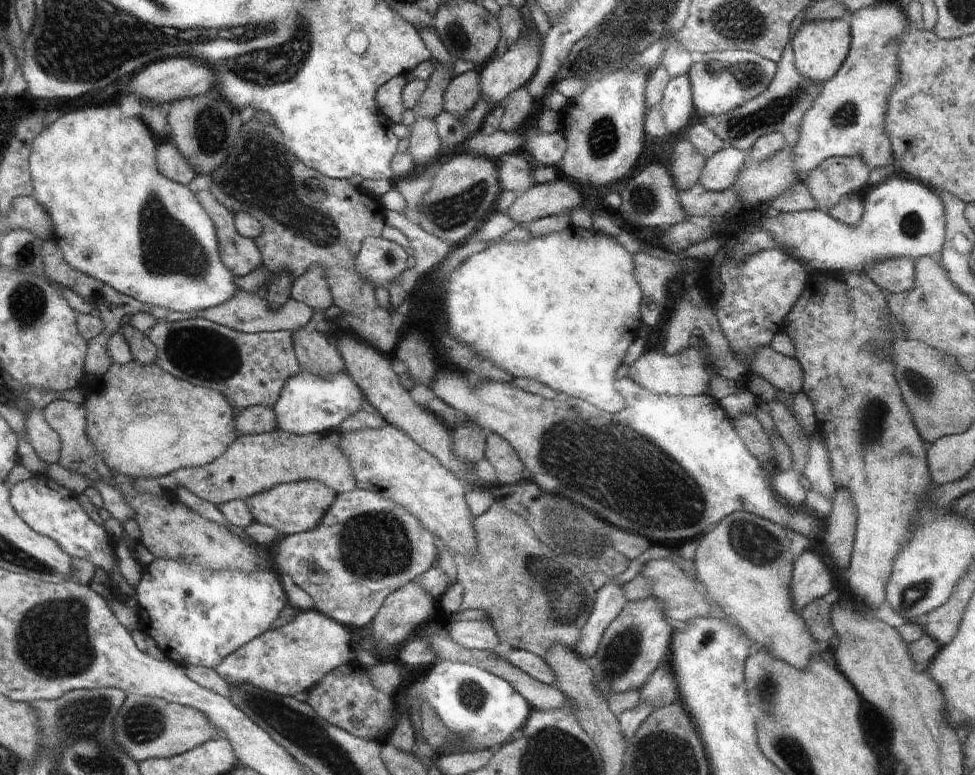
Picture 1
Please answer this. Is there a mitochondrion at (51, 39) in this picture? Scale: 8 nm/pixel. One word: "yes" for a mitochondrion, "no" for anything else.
yes

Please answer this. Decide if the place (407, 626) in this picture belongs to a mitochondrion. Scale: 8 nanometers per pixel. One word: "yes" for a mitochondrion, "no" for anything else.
no

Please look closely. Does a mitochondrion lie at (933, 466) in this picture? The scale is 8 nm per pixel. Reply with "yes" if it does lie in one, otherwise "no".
no

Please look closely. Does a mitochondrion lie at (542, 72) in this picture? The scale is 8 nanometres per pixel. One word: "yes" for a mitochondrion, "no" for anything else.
no

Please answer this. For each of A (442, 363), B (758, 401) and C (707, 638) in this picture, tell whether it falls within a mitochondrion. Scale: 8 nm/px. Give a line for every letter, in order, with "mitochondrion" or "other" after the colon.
A: other
B: other
C: mitochondrion

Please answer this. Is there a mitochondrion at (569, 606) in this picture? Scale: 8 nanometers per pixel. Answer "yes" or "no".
yes

